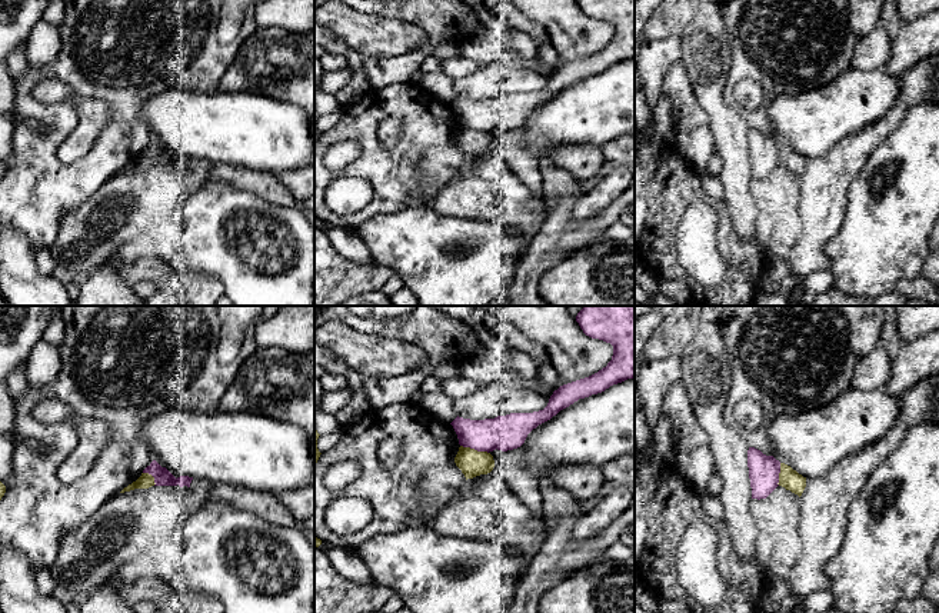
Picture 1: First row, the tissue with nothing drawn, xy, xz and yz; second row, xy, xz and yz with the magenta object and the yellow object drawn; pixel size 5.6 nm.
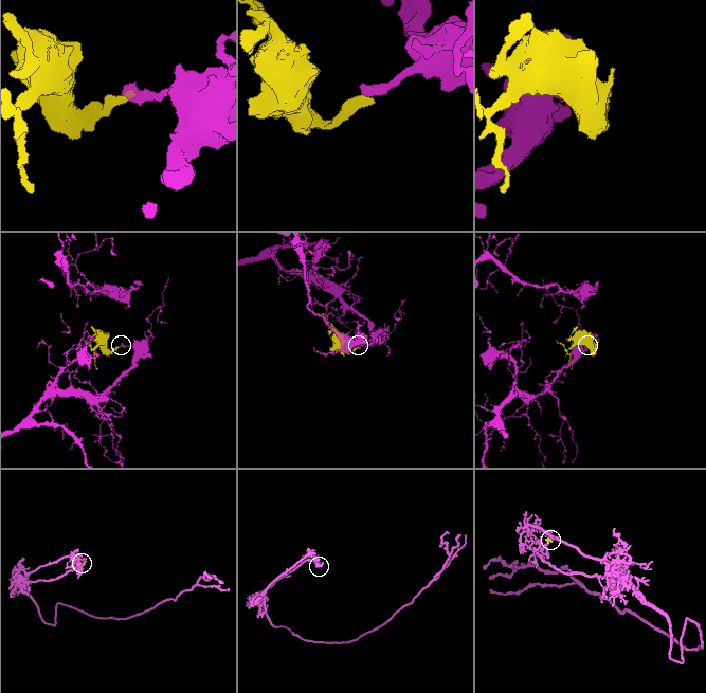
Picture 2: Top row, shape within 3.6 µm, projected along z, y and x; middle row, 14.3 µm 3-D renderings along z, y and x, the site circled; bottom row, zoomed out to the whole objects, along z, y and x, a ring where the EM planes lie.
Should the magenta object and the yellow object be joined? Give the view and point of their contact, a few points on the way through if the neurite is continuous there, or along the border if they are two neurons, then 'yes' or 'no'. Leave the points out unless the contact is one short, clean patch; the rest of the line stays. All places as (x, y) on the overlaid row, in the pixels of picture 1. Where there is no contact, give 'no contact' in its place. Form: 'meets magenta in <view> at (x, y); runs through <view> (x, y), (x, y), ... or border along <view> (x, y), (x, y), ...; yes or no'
meets magenta in xz at (475, 449); border along xz (460, 445), (488, 453); no

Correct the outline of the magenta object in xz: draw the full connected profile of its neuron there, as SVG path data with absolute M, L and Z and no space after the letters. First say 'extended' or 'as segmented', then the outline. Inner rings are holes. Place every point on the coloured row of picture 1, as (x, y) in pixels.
as segmented | M583 306L576 322L586 336L613 346L613 356L607 366L589 377L560 386L543 410L485 420L457 416L450 424L460 446L487 453L496 449L502 452L517 449L533 429L579 399L635 379L635 306Z

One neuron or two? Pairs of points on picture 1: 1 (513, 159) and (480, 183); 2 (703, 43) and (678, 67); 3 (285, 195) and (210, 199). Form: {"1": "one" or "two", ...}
{"1": "two", "2": "two", "3": "two"}

